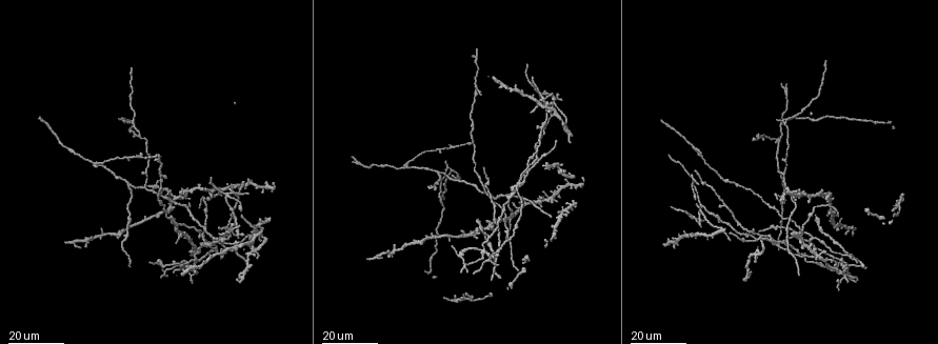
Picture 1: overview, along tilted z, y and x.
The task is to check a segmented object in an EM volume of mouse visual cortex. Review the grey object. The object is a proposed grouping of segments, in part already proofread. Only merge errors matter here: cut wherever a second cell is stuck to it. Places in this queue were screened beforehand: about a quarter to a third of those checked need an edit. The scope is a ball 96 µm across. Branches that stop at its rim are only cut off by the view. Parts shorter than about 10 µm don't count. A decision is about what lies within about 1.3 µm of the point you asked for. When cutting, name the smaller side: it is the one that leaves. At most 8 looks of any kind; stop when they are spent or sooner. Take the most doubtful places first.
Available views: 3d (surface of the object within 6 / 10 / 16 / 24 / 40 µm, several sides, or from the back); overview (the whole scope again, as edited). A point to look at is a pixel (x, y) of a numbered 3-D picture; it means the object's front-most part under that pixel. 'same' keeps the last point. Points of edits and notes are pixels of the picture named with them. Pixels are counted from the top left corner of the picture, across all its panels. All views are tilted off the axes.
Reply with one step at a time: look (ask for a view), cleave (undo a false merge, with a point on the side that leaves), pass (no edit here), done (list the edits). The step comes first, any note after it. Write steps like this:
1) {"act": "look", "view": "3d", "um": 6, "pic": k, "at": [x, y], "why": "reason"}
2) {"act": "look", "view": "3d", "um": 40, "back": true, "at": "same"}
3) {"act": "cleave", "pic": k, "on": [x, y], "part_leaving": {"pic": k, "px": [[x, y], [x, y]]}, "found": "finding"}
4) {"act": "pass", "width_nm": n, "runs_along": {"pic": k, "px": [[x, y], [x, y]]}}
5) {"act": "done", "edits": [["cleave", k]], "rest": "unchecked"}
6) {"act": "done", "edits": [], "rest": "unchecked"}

{"act": "look", "view": "3d", "um": 16, "pic": 1, "at": [226, 195], "why": "looks like a crossing"}

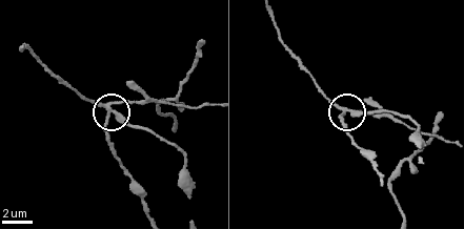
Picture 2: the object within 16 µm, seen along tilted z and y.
{"act": "look", "view": "3d", "um": 6, "pic": 2, "at": [119, 114], "why": "zoom in"}

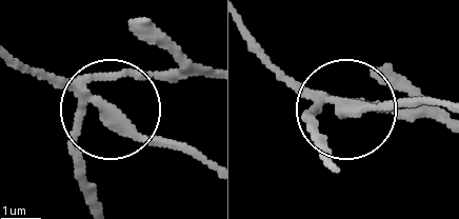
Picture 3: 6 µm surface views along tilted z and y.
{"act": "cleave", "pic": 3, "on": [75, 147], "width_nm": 250, "part_leaving": {"pic": 3, "px": [[77, 97], [77, 171], [95, 206]]}, "found": "a second cell is stuck on"}

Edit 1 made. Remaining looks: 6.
{"act": "look", "view": "overview", "why": "see it whole again"}

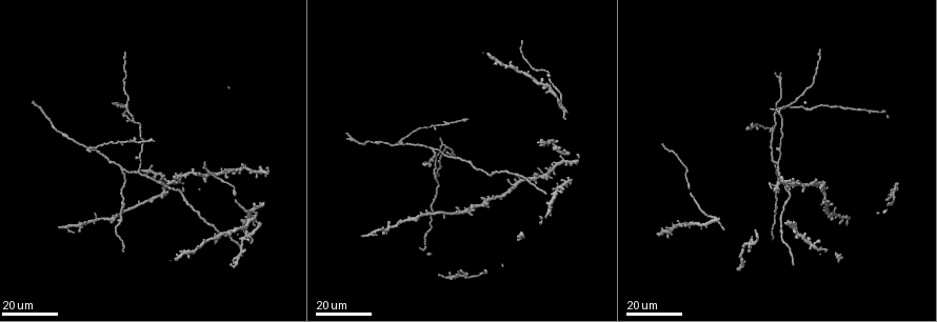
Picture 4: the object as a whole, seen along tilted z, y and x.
{"act": "look", "view": "3d", "um": 16, "pic": 4, "at": [134, 123], "why": "three arms meet"}

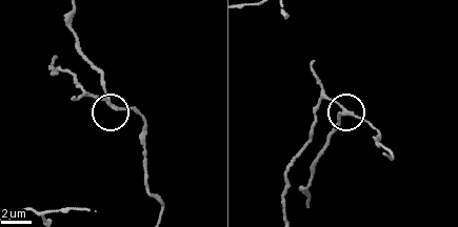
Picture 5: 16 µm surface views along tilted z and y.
{"act": "look", "view": "3d", "um": 6, "pic": 5, "at": [105, 100]}

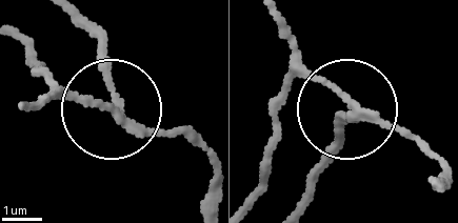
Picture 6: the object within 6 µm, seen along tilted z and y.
{"act": "cleave", "pic": 6, "on": [66, 97], "side_arm_um": 33, "arms": 3, "found": "two cells meet here"}

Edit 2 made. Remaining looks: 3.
{"act": "look", "view": "overview", "why": "see it whole again"}

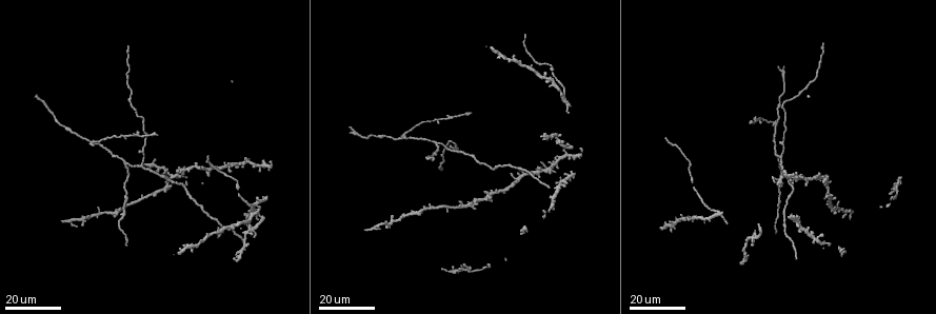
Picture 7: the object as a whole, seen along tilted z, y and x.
{"act": "look", "view": "3d", "um": 16, "pic": 7, "at": [91, 142], "why": "four arms meet"}

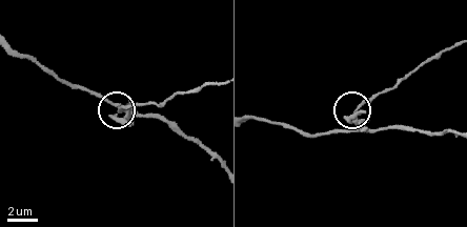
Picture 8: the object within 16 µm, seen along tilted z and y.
{"act": "look", "view": "3d", "um": 10, "pic": 8, "at": [352, 123], "why": "zoom in"}

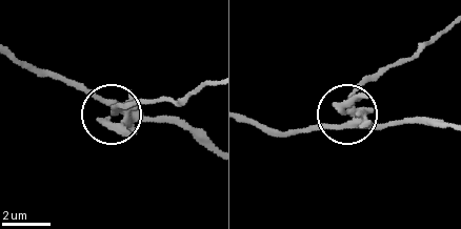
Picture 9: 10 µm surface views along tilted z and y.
{"act": "cleave", "pic": 9, "on": [125, 105], "arms": 4, "found": "two cells meet here"}

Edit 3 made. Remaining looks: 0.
{"act": "done", "edits": [["cleave", 3], ["cleave", 6], ["cleave", 9]], "rest": "unchecked"}

